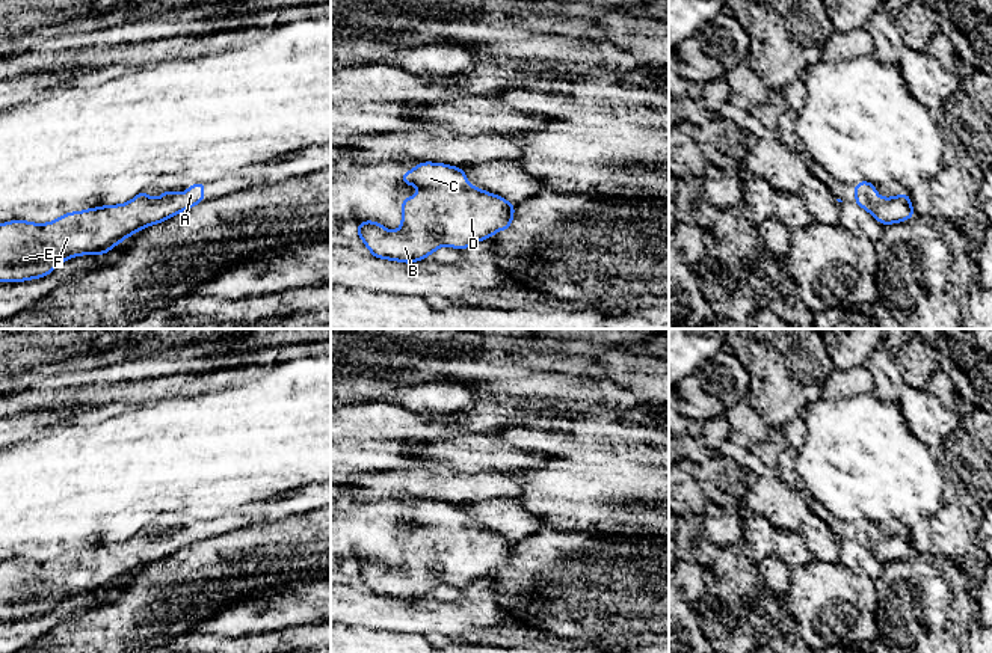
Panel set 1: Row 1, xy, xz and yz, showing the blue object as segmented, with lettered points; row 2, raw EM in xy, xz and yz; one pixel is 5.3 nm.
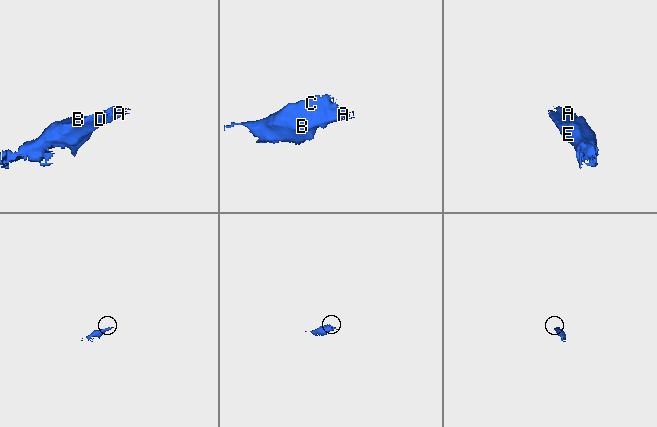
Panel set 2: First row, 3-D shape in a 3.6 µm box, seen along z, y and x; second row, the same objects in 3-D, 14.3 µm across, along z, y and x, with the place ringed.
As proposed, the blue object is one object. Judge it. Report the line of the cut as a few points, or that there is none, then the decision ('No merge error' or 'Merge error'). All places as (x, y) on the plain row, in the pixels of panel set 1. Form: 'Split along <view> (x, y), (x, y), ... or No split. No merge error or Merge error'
No split. No merge error

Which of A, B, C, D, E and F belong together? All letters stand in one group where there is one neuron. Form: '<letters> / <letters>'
A B C D E F

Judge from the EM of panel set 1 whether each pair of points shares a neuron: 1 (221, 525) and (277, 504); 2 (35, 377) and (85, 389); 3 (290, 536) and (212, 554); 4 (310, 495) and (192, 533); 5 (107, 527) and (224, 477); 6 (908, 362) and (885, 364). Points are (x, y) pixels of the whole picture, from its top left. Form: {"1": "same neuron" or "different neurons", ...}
{"1": "same neuron", "2": "same neuron", "3": "same neuron", "4": "same neuron", "5": "same neuron", "6": "different neurons"}

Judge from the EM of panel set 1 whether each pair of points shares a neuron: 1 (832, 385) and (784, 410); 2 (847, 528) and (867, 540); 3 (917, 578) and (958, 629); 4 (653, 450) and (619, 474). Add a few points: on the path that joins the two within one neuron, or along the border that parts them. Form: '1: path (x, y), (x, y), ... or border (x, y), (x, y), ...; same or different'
1: border (835, 368), (826, 379), (820, 397); different
2: path (852, 531), (858, 531), (862, 536); same
3: path (929, 590), (941, 602), (941, 613), (945, 617); same
4: border (601, 451), (653, 465); different

